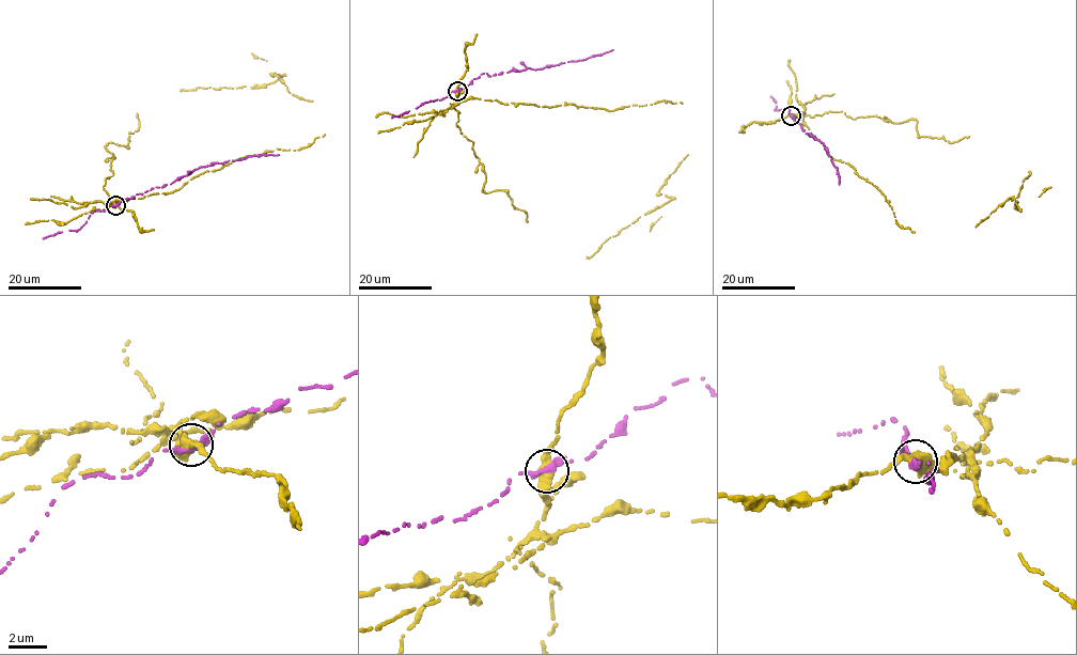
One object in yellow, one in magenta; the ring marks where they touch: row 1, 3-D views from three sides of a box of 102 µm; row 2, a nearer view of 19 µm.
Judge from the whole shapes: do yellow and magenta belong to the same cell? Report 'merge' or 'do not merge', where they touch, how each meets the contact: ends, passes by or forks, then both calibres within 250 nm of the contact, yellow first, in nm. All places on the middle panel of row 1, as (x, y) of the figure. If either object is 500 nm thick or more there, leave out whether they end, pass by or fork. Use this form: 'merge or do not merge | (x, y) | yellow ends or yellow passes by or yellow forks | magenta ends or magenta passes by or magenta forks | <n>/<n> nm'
do not merge | (457, 91) | yellow passes by | magenta passes by | 480/320 nm

